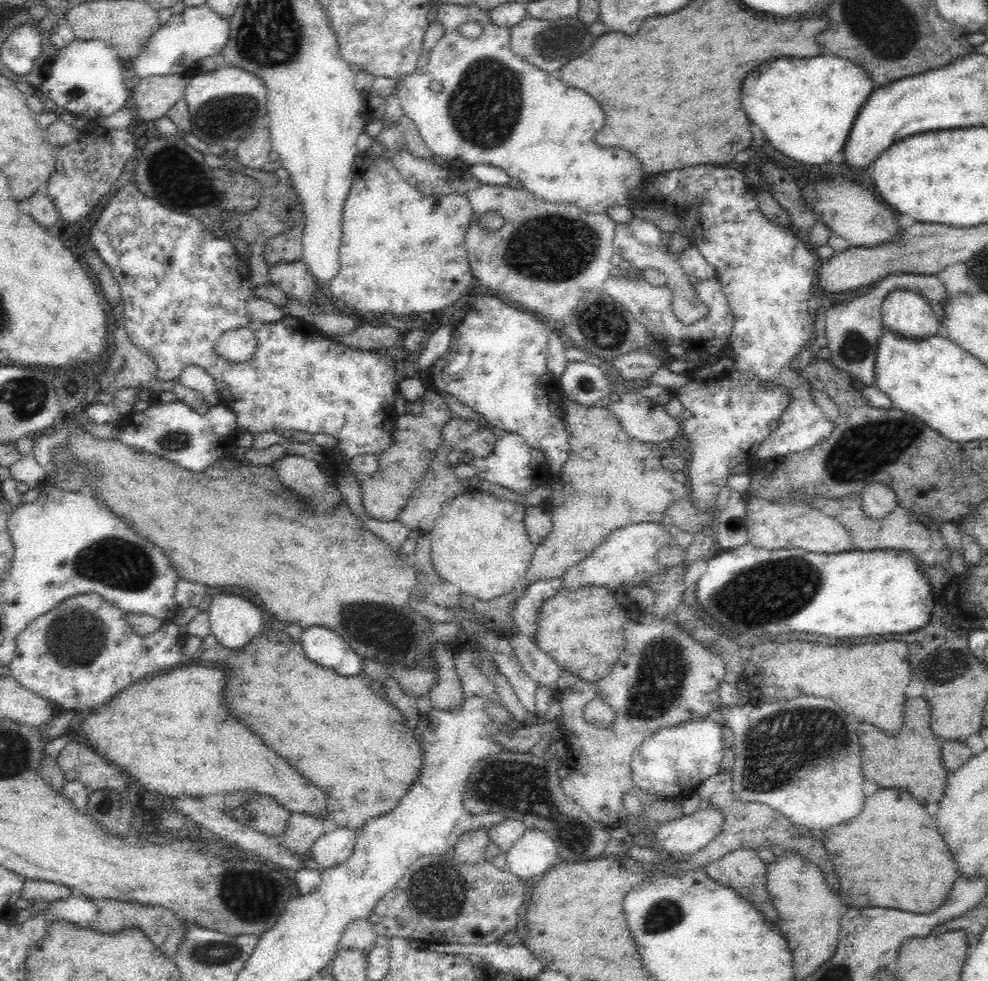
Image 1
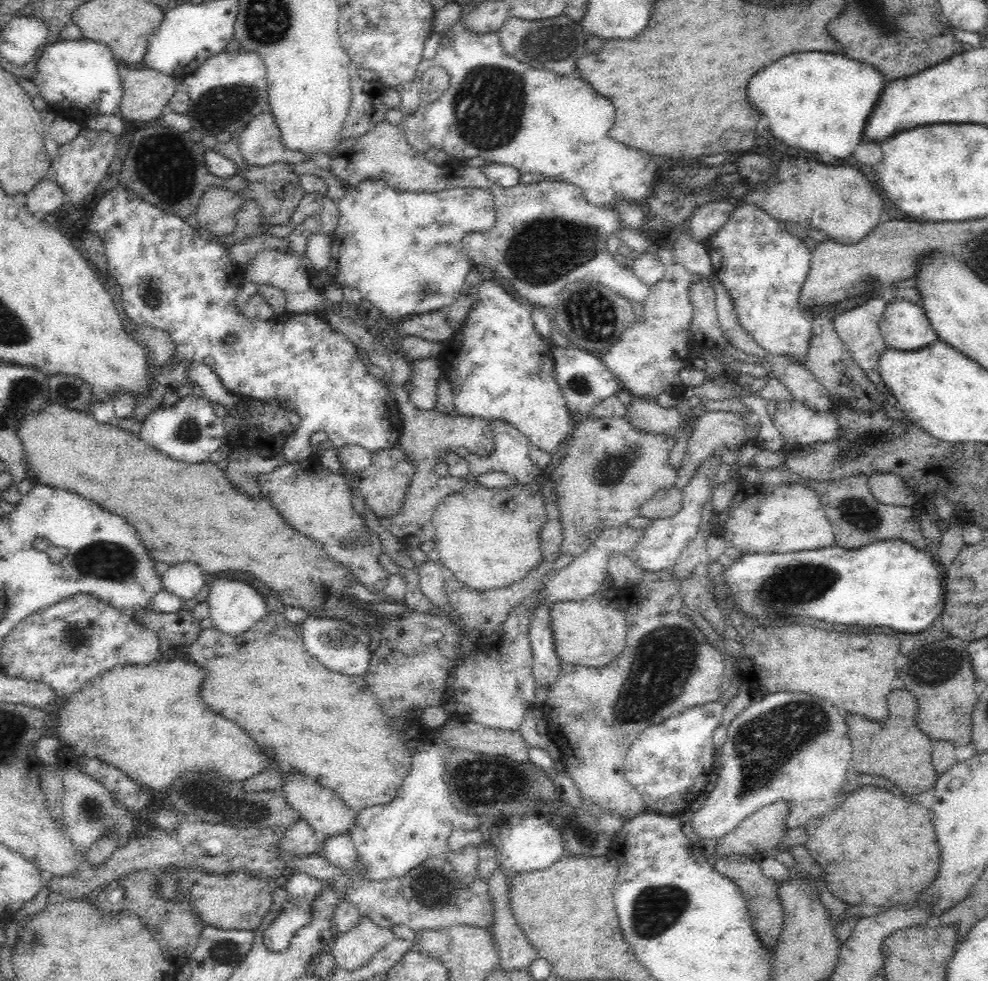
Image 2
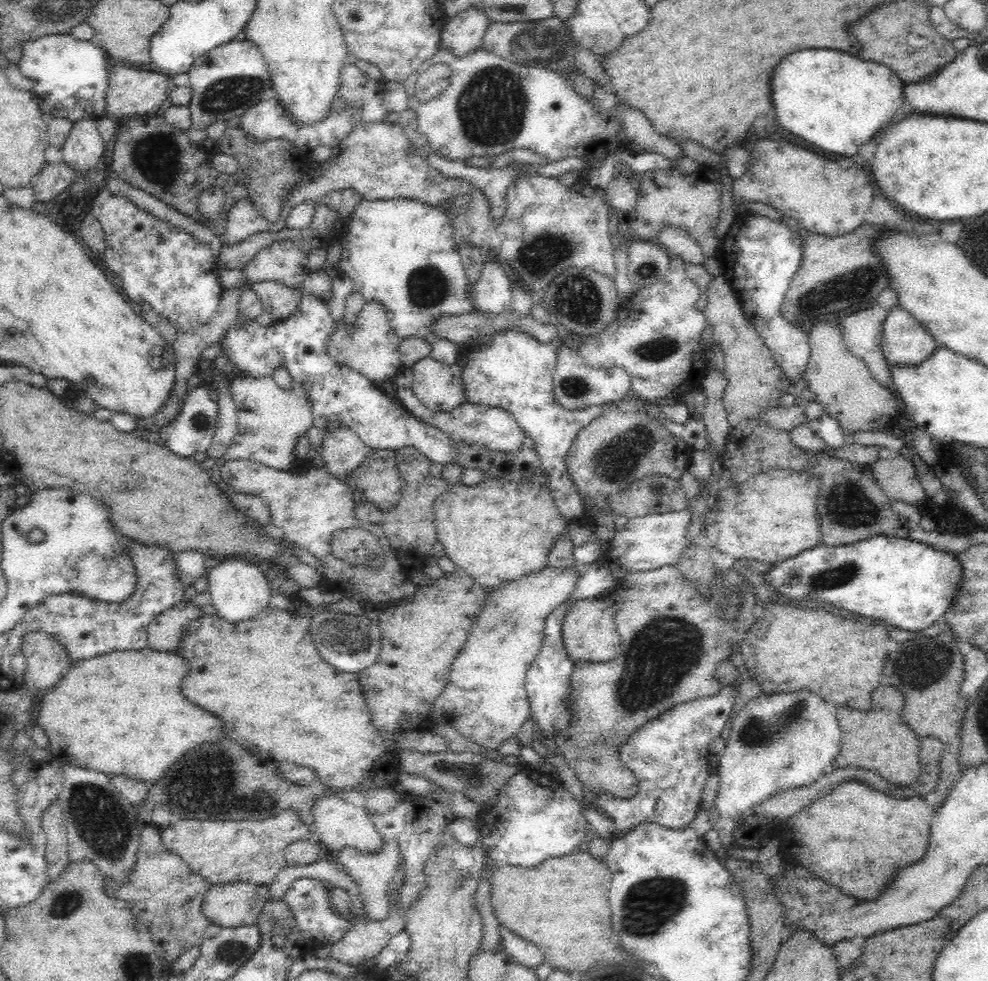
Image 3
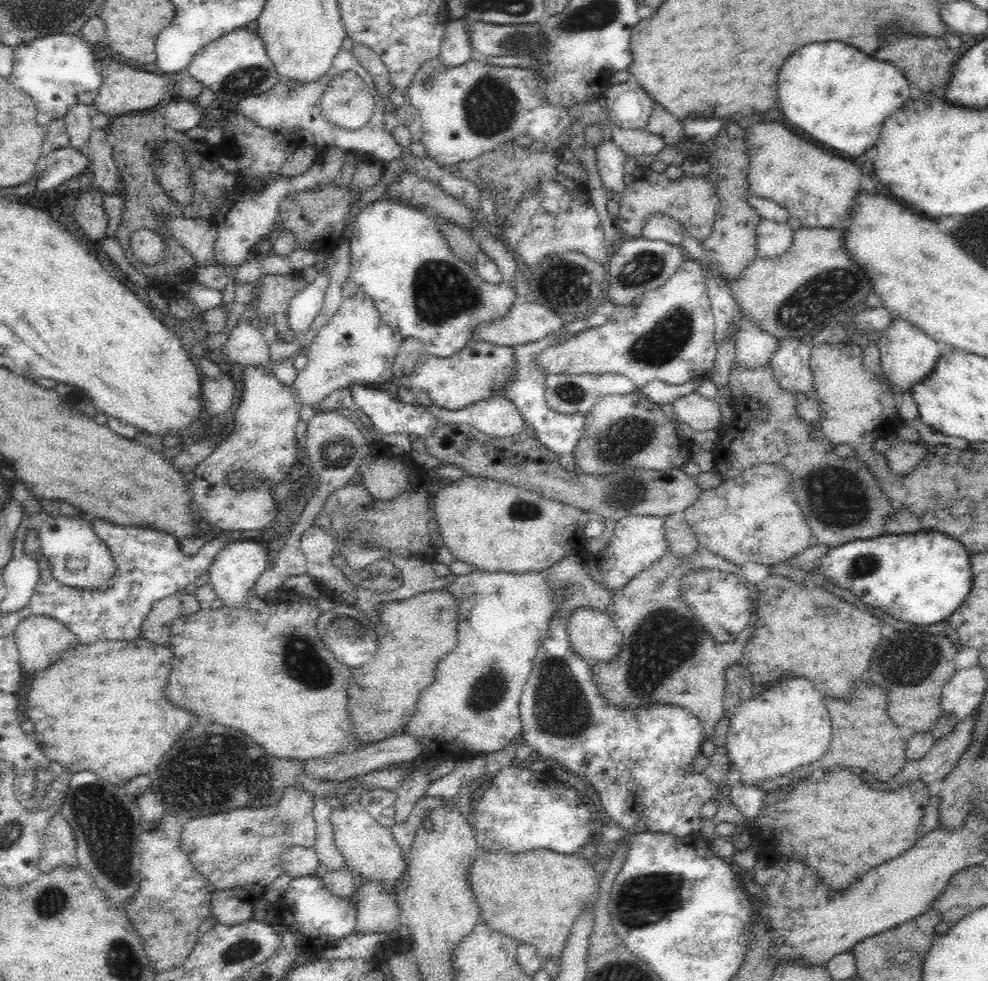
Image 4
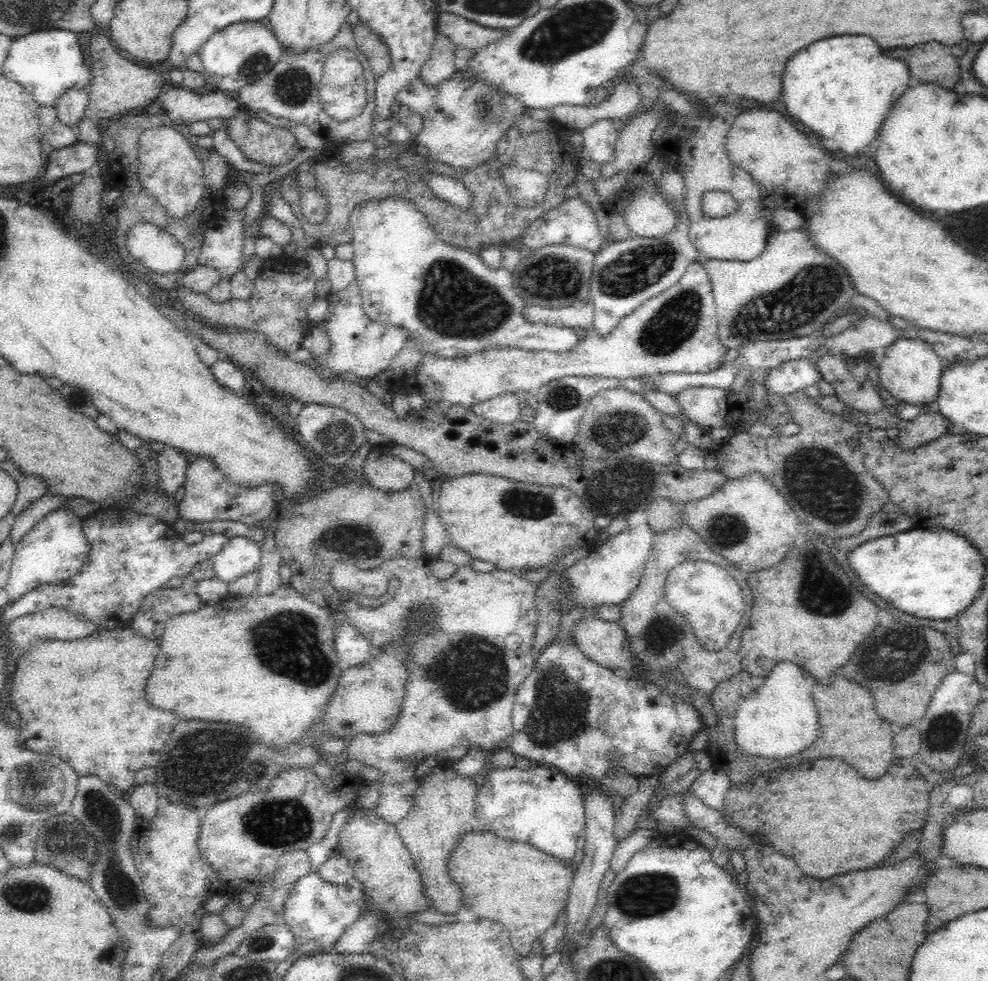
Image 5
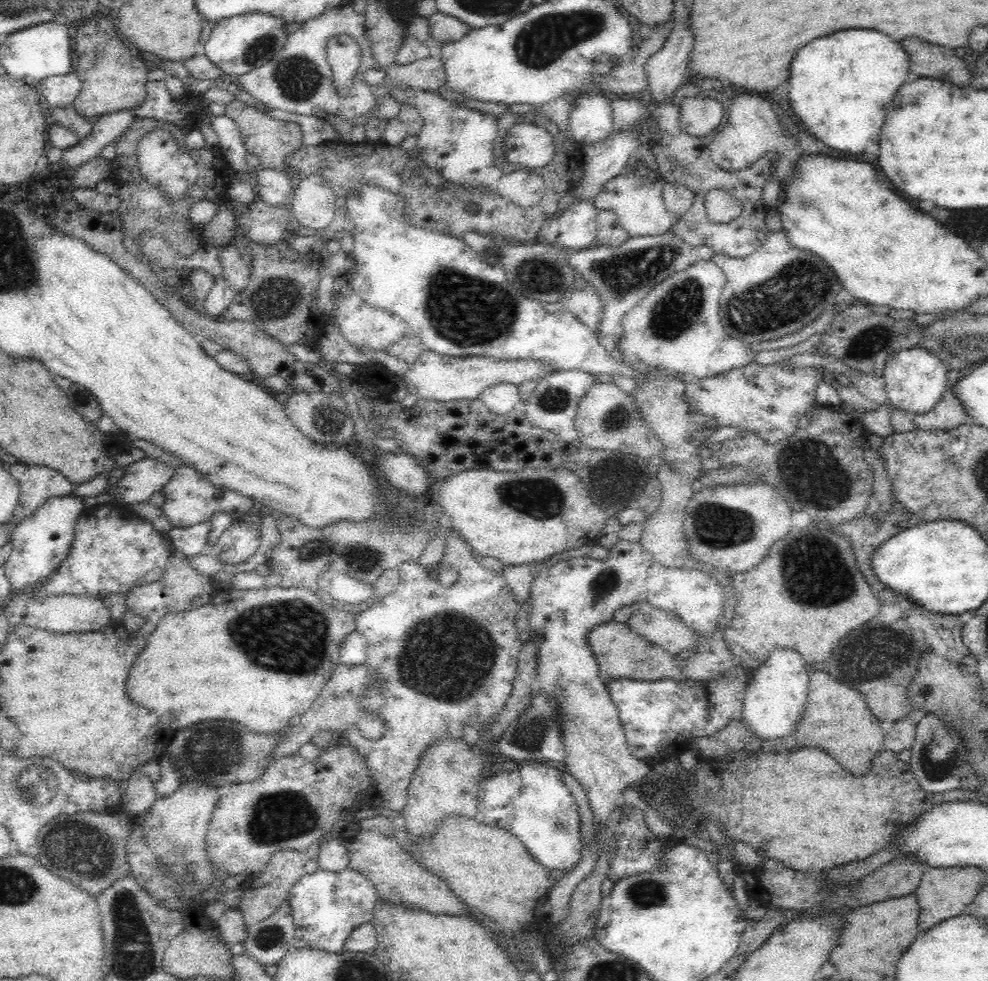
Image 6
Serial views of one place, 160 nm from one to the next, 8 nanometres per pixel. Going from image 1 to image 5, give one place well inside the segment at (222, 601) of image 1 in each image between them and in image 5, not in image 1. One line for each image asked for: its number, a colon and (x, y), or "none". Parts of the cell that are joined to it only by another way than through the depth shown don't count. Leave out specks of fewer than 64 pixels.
2: (234, 605)
3: (238, 589)
4: (233, 573)
5: (239, 555)

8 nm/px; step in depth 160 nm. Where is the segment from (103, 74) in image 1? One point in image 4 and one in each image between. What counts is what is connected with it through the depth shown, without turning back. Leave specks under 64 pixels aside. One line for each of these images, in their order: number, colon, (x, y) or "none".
2: (78, 79)
3: (70, 77)
4: (57, 70)

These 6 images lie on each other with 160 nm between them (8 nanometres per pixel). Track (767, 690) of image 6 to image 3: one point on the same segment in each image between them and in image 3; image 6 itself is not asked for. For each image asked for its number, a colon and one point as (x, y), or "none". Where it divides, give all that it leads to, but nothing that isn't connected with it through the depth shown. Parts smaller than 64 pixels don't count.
3: (777, 741)
4: (788, 723)
5: (777, 719)

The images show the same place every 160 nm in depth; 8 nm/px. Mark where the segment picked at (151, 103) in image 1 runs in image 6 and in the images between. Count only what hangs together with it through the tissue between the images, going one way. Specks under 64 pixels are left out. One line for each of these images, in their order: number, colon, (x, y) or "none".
2: (146, 93)
3: (131, 92)
4: (123, 89)
5: (118, 84)
6: (113, 80)

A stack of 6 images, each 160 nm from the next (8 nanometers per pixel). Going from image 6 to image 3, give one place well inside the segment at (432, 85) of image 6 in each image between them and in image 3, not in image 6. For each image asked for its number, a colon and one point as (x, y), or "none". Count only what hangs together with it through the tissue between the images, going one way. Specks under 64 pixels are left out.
3: (461, 35)
4: (456, 49)
5: (443, 63)

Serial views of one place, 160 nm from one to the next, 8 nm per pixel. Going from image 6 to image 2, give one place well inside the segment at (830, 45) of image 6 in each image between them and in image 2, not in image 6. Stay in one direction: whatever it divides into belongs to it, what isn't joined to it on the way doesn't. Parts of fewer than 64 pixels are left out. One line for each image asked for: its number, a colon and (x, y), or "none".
2: (818, 102)
3: (836, 101)
4: (841, 97)
5: (842, 88)

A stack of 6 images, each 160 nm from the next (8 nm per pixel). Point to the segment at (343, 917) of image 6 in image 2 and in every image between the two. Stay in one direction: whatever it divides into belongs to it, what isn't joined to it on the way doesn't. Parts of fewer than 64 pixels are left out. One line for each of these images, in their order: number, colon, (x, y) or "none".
2: (302, 888)
3: (308, 899)
4: (315, 913)
5: (318, 913)

